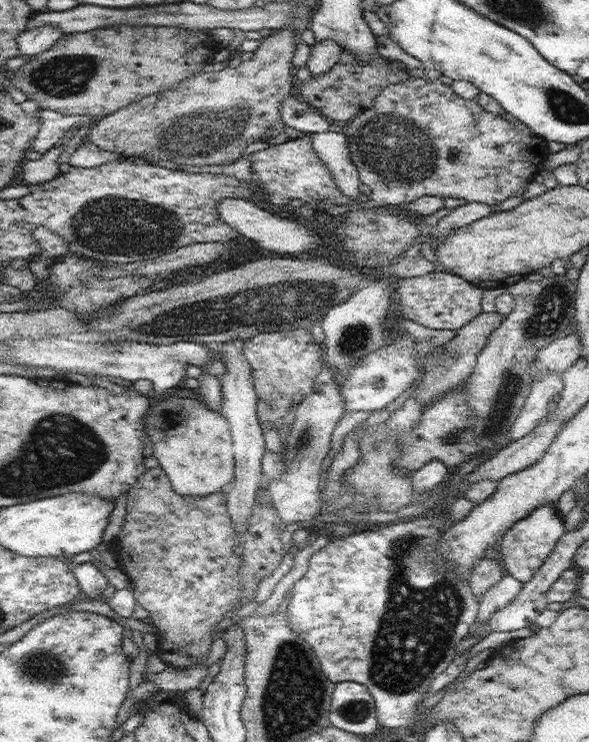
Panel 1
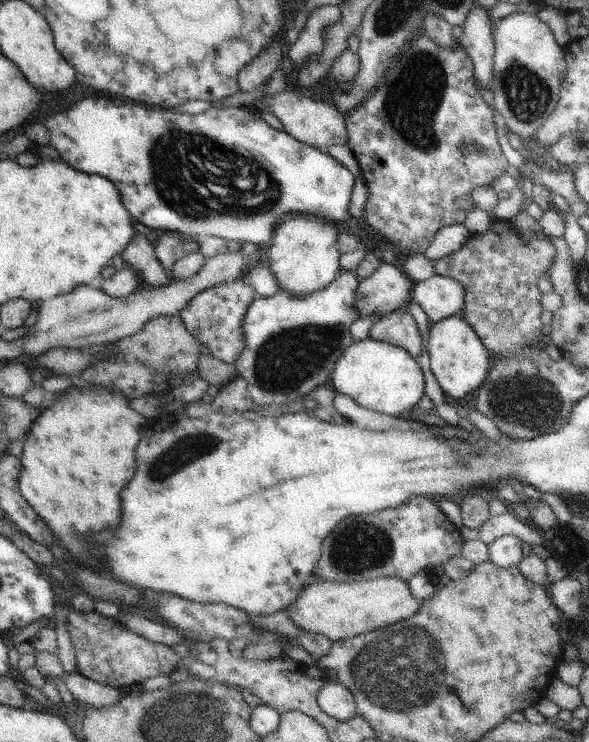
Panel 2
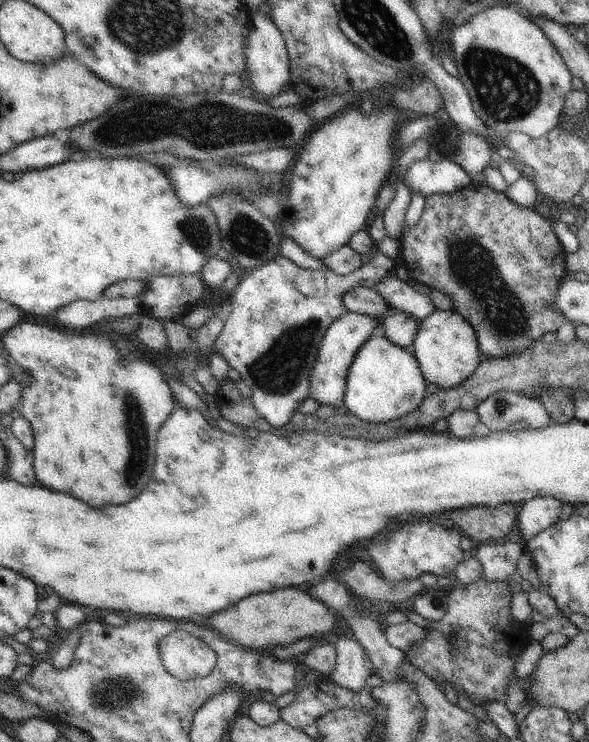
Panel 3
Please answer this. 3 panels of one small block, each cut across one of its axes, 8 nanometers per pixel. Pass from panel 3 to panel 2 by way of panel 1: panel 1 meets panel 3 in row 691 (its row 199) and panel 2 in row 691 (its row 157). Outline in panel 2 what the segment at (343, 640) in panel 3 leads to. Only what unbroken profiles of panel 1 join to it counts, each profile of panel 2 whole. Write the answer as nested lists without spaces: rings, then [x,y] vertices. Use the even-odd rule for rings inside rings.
[[[334,677],[329,678],[326,686],[318,692],[318,704],[328,716],[340,722],[348,722],[358,716],[352,692],[344,684],[338,683]]]

